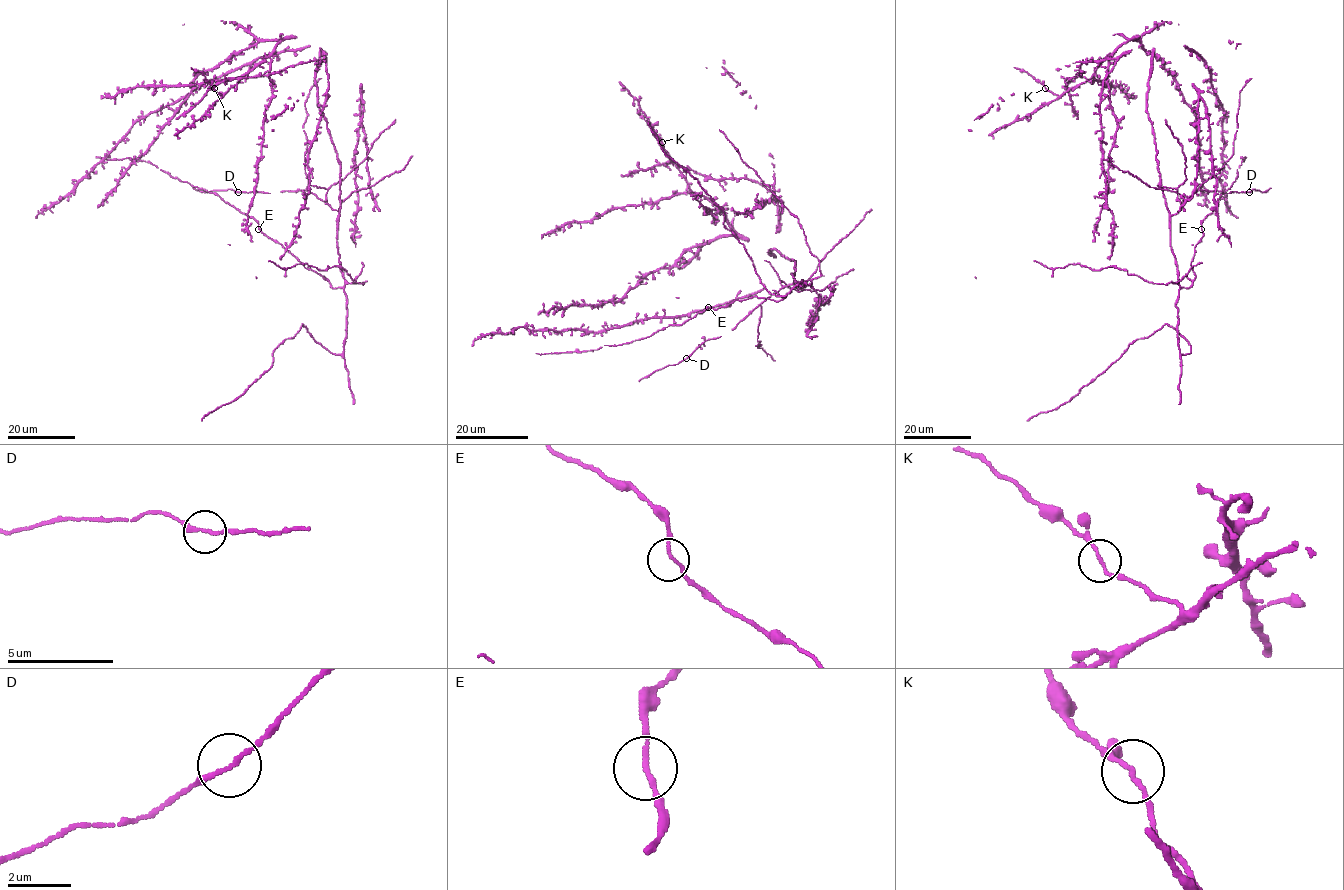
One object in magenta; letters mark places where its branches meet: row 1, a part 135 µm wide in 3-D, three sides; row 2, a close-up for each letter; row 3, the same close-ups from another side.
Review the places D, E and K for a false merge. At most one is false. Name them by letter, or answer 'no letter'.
no letter

